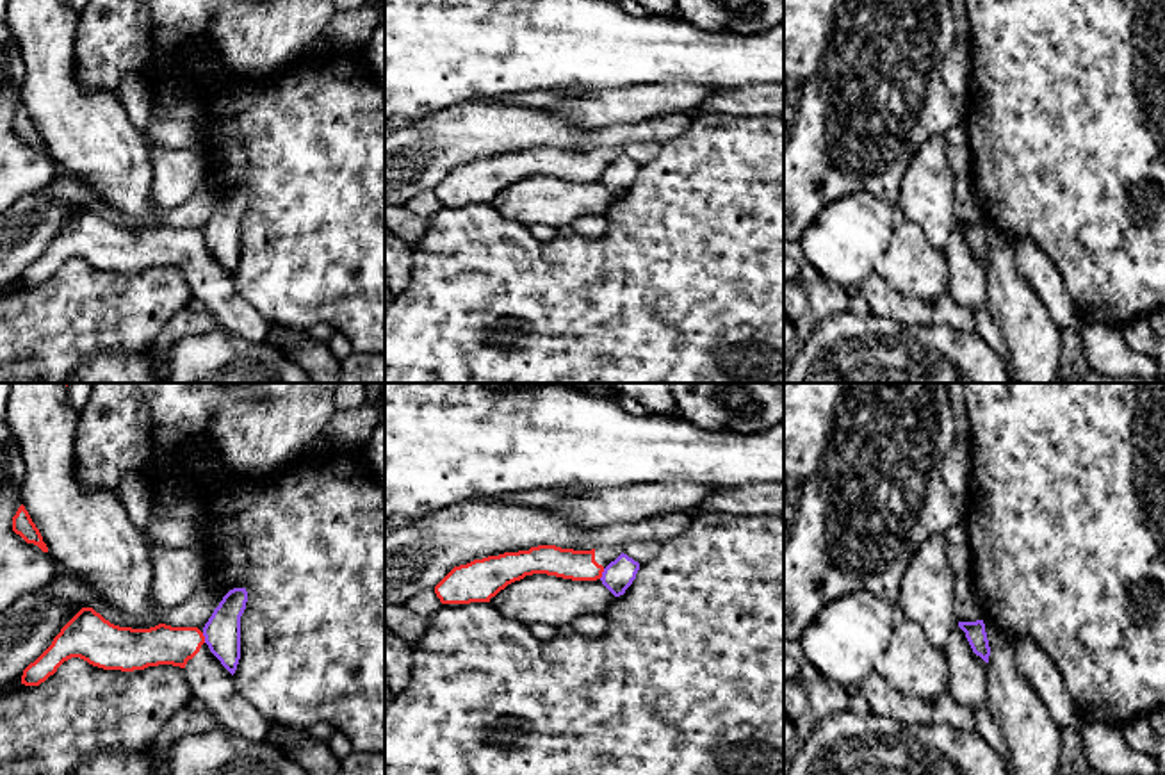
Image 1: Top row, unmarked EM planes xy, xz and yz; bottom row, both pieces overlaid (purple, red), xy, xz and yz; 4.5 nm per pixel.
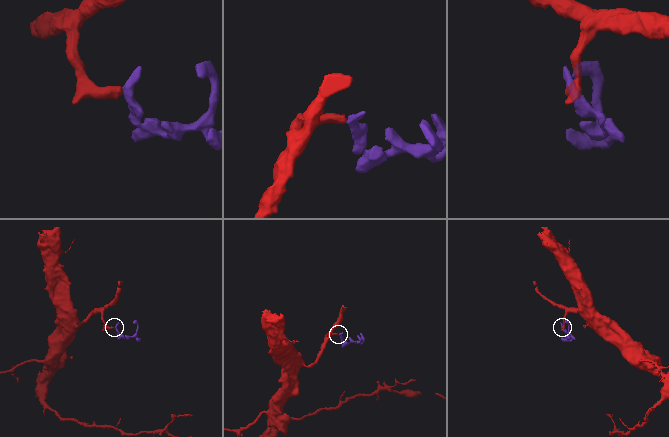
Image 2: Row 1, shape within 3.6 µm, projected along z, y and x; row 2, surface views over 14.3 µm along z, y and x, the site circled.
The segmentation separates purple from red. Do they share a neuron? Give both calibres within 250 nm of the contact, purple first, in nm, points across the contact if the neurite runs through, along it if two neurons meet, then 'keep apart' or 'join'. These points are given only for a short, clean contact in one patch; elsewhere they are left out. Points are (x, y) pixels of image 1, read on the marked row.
160 nm thick on the purple side, 180 nm on the other; border along xy (202, 633), (205, 642); keep apart

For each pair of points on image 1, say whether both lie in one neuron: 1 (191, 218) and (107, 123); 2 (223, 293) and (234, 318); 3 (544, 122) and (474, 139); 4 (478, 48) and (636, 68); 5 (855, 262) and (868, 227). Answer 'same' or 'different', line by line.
1: different
2: same
3: same
4: same
5: same

